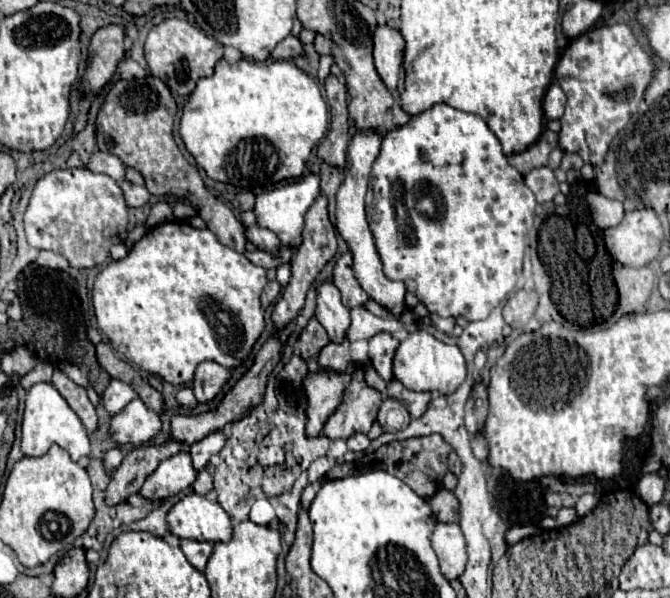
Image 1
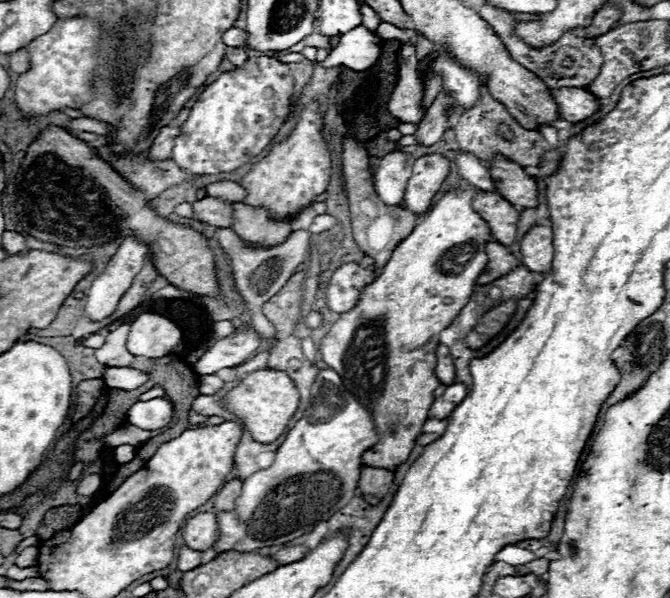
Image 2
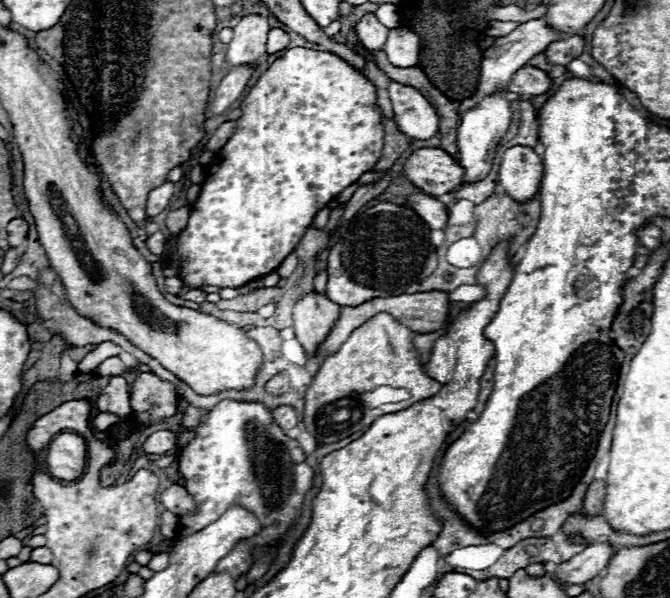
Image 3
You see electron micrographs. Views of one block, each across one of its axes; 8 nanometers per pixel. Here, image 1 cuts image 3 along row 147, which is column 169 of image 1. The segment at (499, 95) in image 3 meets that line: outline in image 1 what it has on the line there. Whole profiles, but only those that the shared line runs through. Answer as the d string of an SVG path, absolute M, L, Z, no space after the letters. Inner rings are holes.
M180 452L160 462L160 466L146 478L140 496L152 502L166 500L188 488L194 480L196 480L196 470L192 466L190 454Z

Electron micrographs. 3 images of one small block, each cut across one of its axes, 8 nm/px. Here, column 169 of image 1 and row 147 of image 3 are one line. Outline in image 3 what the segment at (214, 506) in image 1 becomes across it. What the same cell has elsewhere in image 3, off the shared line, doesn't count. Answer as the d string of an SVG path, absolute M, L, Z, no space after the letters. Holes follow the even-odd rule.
M514 146L508 148L502 156L502 166L500 166L500 186L502 190L514 198L516 202L530 202L542 184L542 172L544 164L542 158L526 146Z

